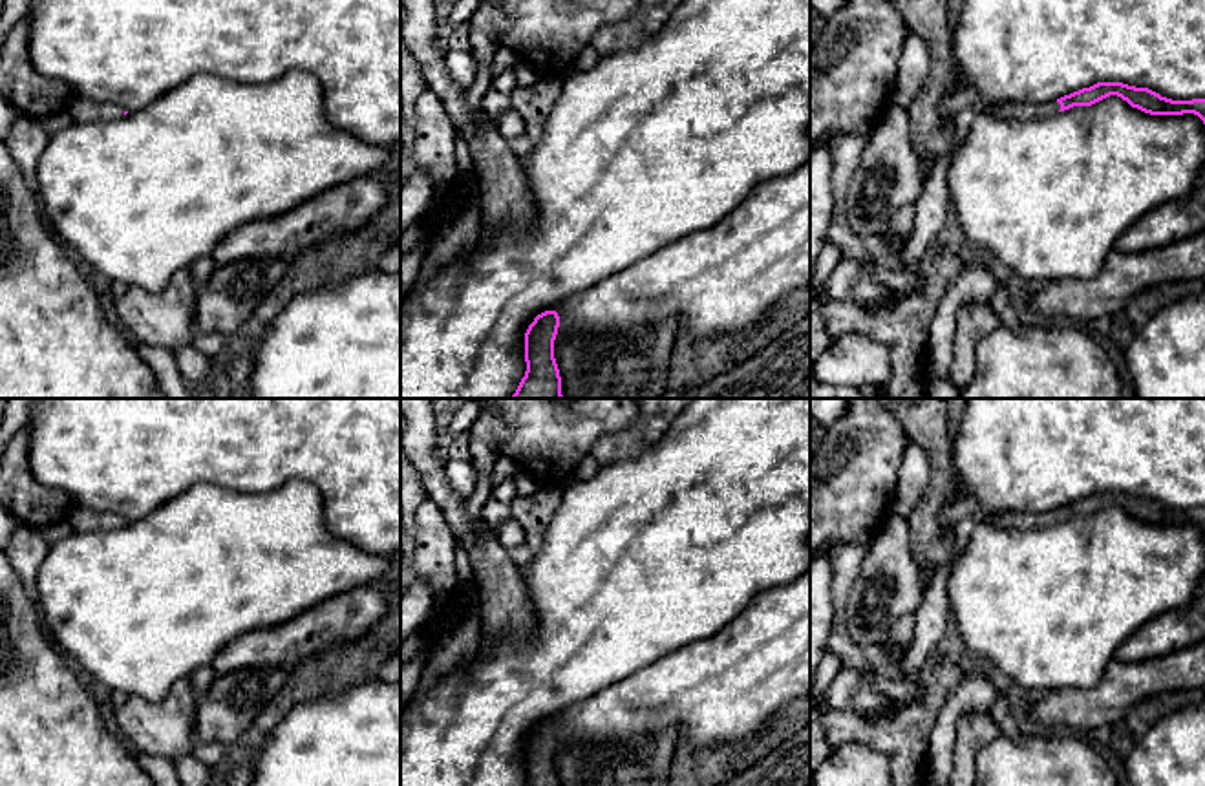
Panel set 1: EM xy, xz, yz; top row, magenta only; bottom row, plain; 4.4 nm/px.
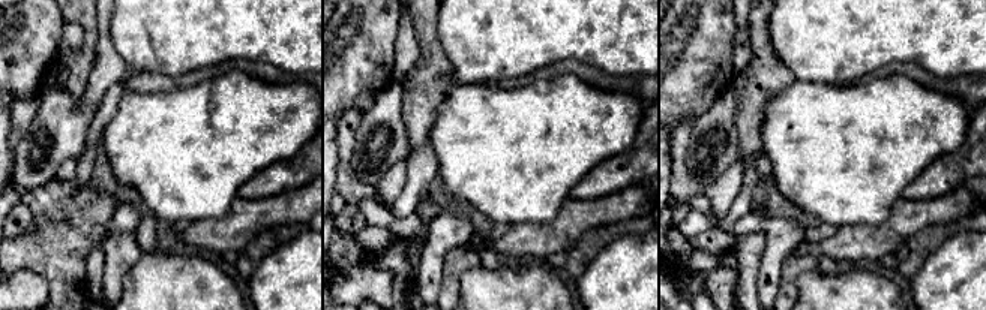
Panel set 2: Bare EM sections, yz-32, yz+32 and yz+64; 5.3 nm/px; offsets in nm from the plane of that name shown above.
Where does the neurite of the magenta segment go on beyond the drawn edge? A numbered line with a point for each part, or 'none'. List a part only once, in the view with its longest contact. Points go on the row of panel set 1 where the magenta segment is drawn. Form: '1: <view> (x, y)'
1: yz (1006, 110)

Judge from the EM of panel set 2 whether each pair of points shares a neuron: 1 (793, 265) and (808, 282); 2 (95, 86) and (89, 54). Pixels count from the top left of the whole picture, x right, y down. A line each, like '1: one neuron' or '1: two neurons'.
1: two neurons
2: two neurons

